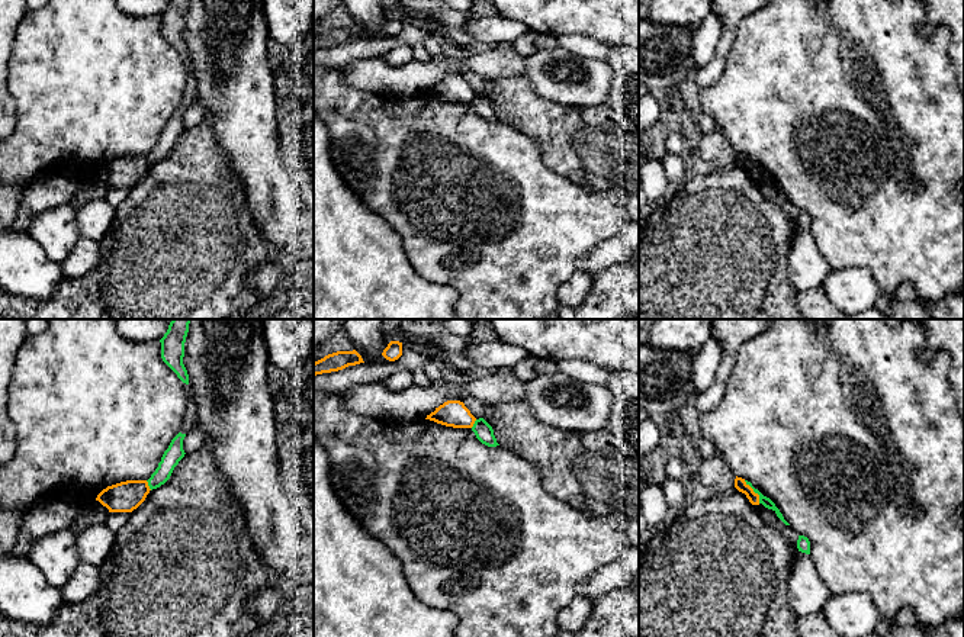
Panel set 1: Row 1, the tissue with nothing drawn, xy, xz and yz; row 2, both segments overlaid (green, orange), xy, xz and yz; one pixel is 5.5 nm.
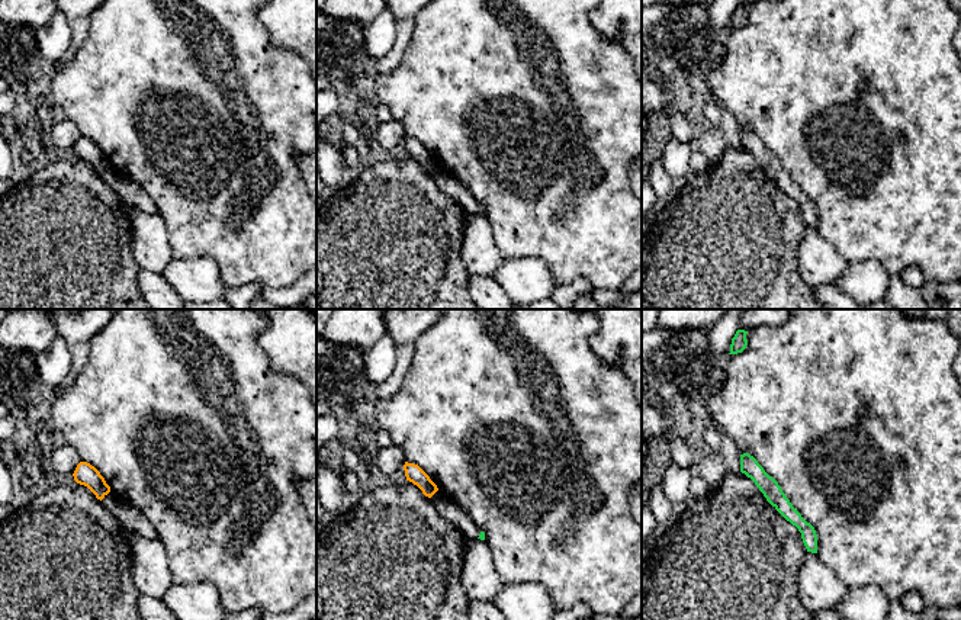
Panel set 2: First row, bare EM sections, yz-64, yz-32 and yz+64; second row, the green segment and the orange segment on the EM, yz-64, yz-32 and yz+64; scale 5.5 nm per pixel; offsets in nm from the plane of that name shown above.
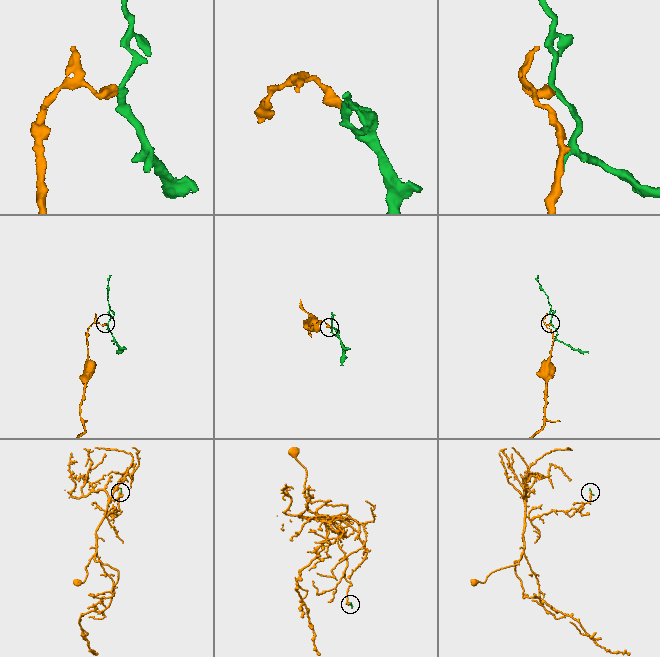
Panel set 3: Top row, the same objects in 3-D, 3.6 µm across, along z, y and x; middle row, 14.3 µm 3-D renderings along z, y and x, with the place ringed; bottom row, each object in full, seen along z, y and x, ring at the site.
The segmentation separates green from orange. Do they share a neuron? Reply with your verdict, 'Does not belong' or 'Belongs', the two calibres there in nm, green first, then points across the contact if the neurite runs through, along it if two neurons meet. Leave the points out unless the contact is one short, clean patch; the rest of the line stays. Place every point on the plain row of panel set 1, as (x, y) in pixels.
Does not belong. Thickness 60 nm (green) against 70 nm. Boundary: yz (744, 155), (758, 170), (760, 177)

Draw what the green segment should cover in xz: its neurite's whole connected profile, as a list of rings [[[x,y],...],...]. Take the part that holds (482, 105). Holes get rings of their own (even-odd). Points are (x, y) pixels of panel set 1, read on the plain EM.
[[[479,93],[475,96],[473,102],[472,102],[472,106],[475,107],[476,113],[488,120],[488,122],[497,122],[499,120],[497,118],[497,113],[494,110],[494,104],[492,102],[483,94],[483,93]]]

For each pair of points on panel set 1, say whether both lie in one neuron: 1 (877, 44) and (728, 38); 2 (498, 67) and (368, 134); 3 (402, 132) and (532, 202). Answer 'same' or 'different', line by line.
1: different
2: different
3: same

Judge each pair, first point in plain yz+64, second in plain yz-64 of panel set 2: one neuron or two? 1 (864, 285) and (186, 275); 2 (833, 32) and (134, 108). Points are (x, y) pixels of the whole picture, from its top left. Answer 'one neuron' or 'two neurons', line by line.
1: one neuron
2: one neuron

